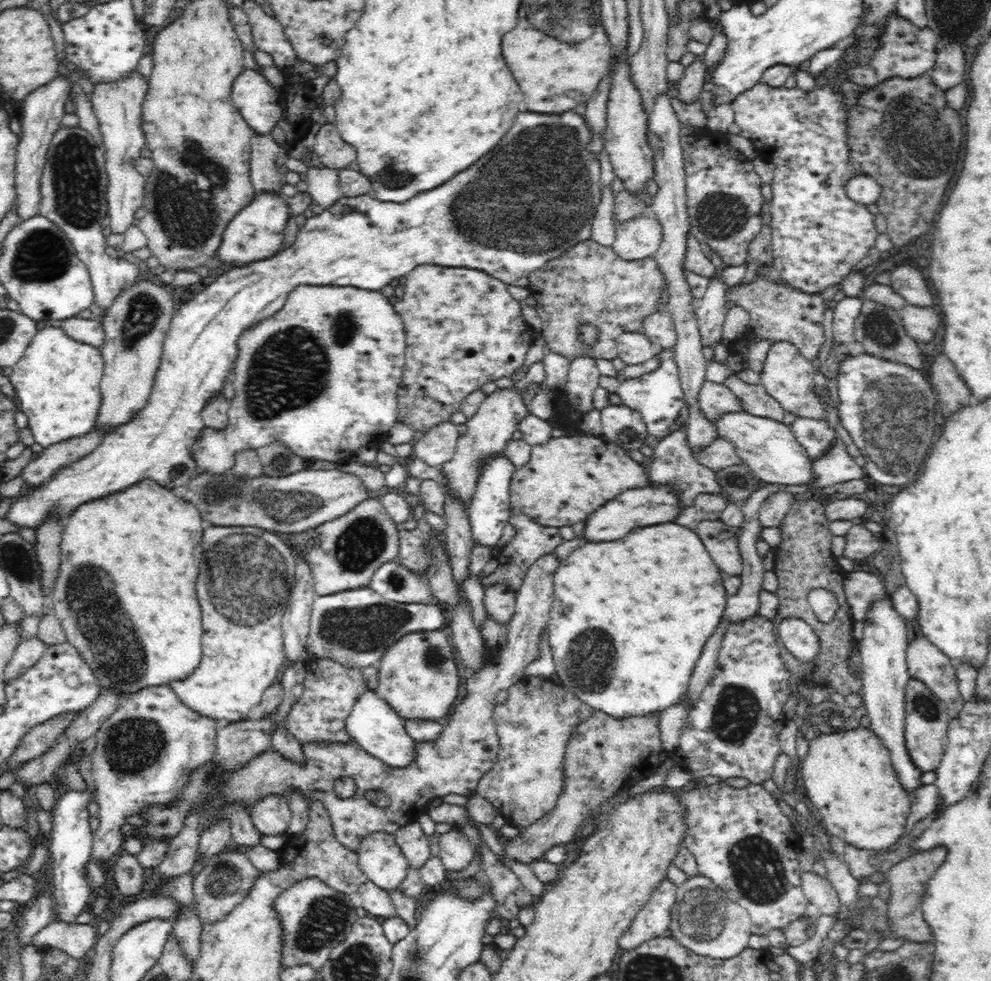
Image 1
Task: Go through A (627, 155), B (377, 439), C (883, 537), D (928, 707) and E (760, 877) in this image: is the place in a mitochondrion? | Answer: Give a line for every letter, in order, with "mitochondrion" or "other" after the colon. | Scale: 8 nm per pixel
A: other
B: other
C: other
D: mitochondrion
E: mitochondrion

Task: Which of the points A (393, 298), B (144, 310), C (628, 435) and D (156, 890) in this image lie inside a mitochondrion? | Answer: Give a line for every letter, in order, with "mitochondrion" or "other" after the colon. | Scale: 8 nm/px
A: other
B: mitochondrion
C: mitochondrion
D: other

